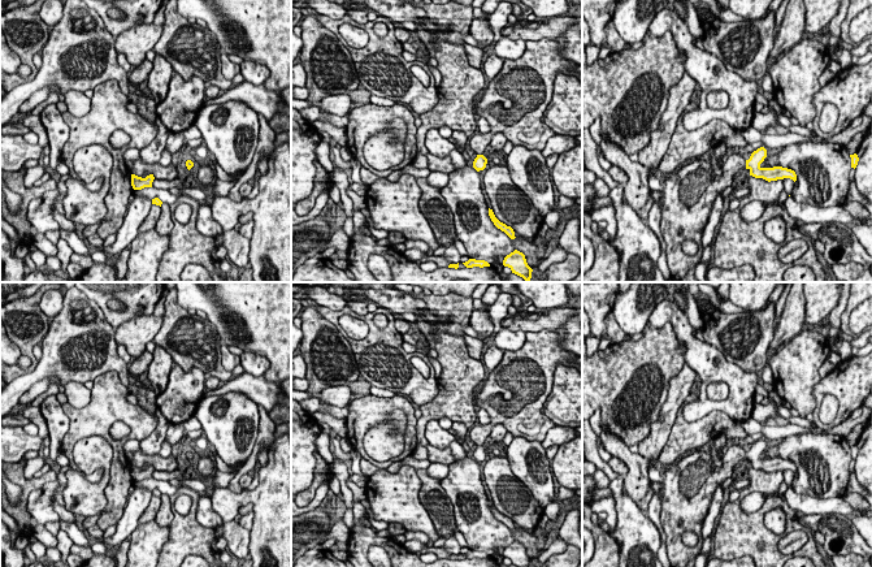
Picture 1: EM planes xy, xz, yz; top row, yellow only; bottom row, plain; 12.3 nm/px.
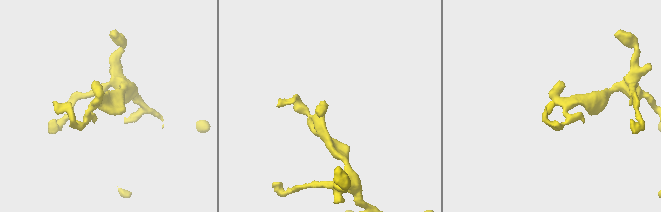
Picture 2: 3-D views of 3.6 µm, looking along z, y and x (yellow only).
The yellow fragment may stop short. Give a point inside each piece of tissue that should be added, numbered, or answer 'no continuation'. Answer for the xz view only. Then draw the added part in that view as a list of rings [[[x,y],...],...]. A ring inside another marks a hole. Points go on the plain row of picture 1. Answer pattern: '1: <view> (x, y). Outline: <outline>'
1: xz (513, 394). Outline: [[[548,329],[526,333],[525,343],[520,350],[504,351],[502,362],[490,372],[482,389],[476,393],[476,406],[486,410],[491,420],[486,425],[473,427],[468,433],[474,445],[482,446],[496,424],[504,425],[513,437],[542,442],[547,432],[556,427],[545,415],[545,402],[552,389],[556,365],[574,367],[582,375],[582,365],[572,362],[574,358],[577,355],[567,354],[559,345],[556,332]]]

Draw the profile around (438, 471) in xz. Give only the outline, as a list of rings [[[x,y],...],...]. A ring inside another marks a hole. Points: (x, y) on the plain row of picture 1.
[[[431,463],[426,471],[430,477],[441,481],[448,475],[448,466],[441,463]]]

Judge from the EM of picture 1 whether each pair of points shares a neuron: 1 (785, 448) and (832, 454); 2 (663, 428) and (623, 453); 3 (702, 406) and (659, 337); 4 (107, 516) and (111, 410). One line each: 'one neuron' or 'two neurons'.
1: one neuron
2: two neurons
3: two neurons
4: one neuron

